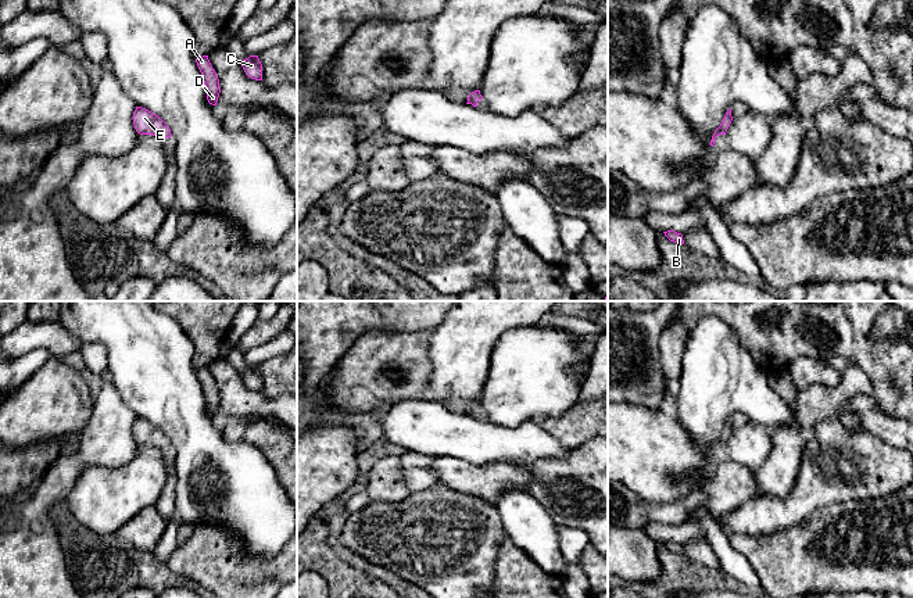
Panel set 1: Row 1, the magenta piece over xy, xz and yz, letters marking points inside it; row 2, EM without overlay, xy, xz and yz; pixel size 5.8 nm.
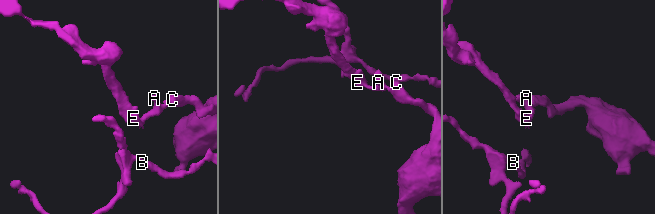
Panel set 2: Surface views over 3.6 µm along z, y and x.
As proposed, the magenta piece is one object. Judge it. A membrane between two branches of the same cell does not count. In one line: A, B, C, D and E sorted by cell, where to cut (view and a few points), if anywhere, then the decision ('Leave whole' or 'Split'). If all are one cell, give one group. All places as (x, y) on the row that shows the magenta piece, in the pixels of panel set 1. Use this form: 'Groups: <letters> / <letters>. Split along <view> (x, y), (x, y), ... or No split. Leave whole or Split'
Groups: A B C D E. No split. Leave whole

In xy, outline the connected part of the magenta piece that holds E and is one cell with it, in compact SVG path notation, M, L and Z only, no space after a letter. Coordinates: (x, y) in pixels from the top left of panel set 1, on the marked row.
M136 107L132 119L136 132L140 135L153 135L160 137L162 142L172 136L168 125L158 115L146 108Z

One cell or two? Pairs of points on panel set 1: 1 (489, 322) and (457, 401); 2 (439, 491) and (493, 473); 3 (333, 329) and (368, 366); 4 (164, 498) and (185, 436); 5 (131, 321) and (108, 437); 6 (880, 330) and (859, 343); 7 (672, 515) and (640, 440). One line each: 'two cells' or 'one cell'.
1: one cell
2: two cells
3: two cells
4: two cells
5: two cells
6: two cells
7: two cells

